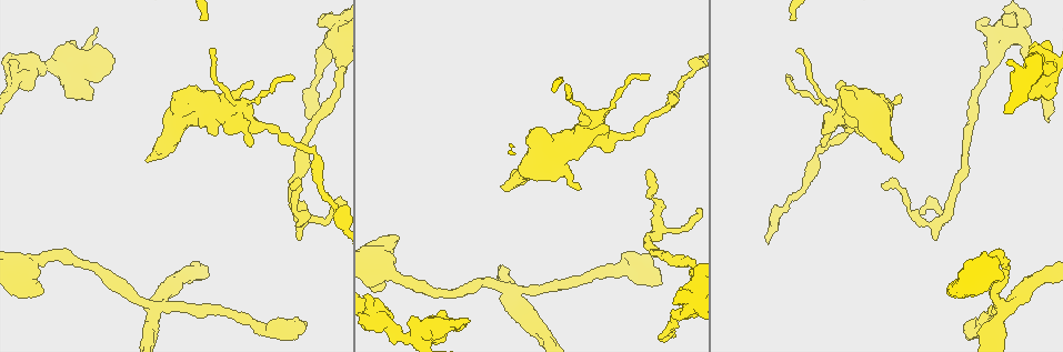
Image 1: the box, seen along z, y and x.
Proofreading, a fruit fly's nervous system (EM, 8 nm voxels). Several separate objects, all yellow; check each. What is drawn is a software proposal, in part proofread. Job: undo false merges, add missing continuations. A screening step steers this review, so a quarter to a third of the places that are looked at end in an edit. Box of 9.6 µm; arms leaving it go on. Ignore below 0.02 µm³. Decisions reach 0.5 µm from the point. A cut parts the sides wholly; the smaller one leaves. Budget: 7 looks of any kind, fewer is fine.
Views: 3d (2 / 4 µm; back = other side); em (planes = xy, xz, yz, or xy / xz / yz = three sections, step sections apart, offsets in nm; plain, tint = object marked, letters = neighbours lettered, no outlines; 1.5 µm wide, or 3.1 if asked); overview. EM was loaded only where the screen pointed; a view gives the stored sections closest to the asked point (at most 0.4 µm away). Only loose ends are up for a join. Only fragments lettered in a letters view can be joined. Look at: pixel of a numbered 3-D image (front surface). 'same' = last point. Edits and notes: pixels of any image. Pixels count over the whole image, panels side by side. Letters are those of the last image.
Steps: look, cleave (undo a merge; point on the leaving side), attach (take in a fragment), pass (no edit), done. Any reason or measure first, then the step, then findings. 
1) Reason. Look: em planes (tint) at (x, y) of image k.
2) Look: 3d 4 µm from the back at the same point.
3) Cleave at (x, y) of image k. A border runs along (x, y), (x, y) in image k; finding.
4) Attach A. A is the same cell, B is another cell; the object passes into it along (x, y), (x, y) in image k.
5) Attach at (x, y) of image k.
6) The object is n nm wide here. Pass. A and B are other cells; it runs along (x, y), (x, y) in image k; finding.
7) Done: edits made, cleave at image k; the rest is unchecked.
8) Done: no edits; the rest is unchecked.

Stops while still wide. Look: em planes (letters) at (394, 236) of image 1.

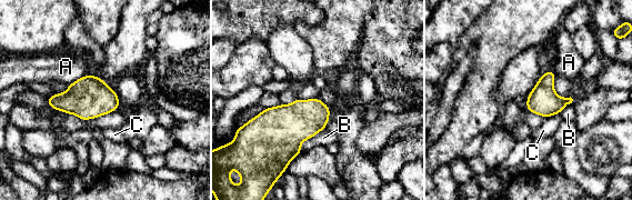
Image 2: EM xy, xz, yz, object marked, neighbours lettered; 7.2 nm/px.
The longest contact is with B, 240 nm. Pass. A, B and C are other cells; a border runs along (559, 113), (545, 118) in image 2; none of them fits.

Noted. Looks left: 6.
An open end. Look: em planes (letters) at (649, 169) of image 1.

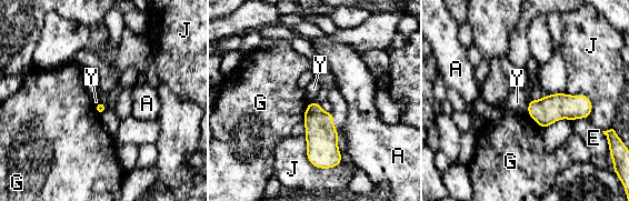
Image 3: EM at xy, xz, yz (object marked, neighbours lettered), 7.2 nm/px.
Pass. A, E, G, J and Y are other cells; a border runs along (528, 102), (528, 110), (526, 112) in image 3; none of them fits.

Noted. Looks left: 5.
An open end. Look: 3d 4 µm at (838, 83) of image 1.

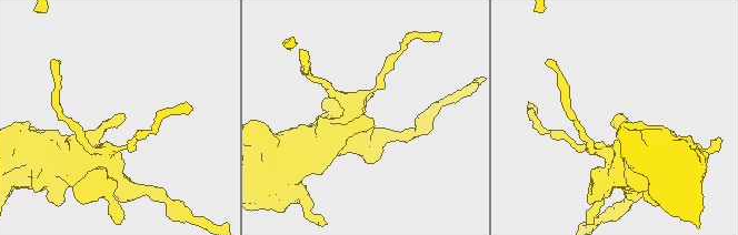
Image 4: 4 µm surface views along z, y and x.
Shape alone is not enough. Look: em planes (letters) at (372, 122) of image 4.

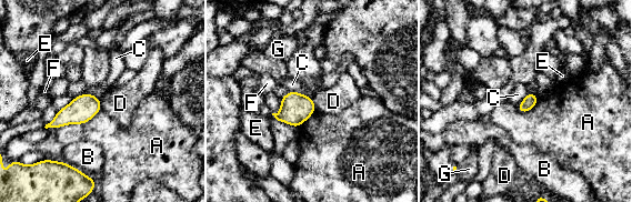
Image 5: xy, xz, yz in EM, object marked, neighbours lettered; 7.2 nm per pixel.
Pass. A, B, C, D, E, F and G are other cells; a border runs along (311, 98), (317, 110) in image 5; no lettered fragment goes on from it.

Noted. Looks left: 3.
Done: no edits; the rest is unchecked.

